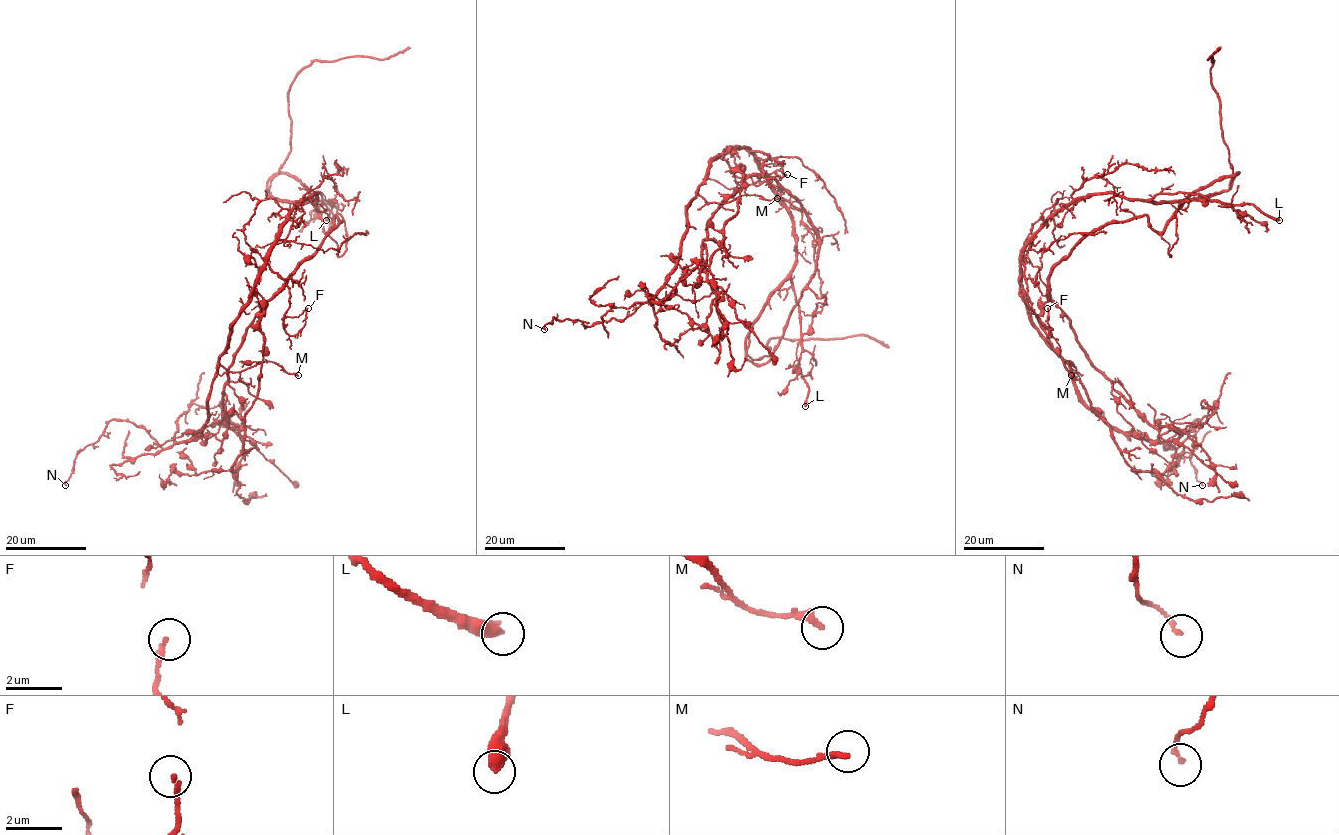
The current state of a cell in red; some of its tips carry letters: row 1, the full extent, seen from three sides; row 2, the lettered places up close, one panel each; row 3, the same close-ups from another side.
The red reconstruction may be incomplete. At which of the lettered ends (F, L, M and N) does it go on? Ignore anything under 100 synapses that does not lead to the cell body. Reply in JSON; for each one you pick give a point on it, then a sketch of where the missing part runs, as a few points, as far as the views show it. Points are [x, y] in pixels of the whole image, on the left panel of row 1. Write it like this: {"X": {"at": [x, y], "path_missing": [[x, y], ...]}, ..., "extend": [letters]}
{"extend": []}

